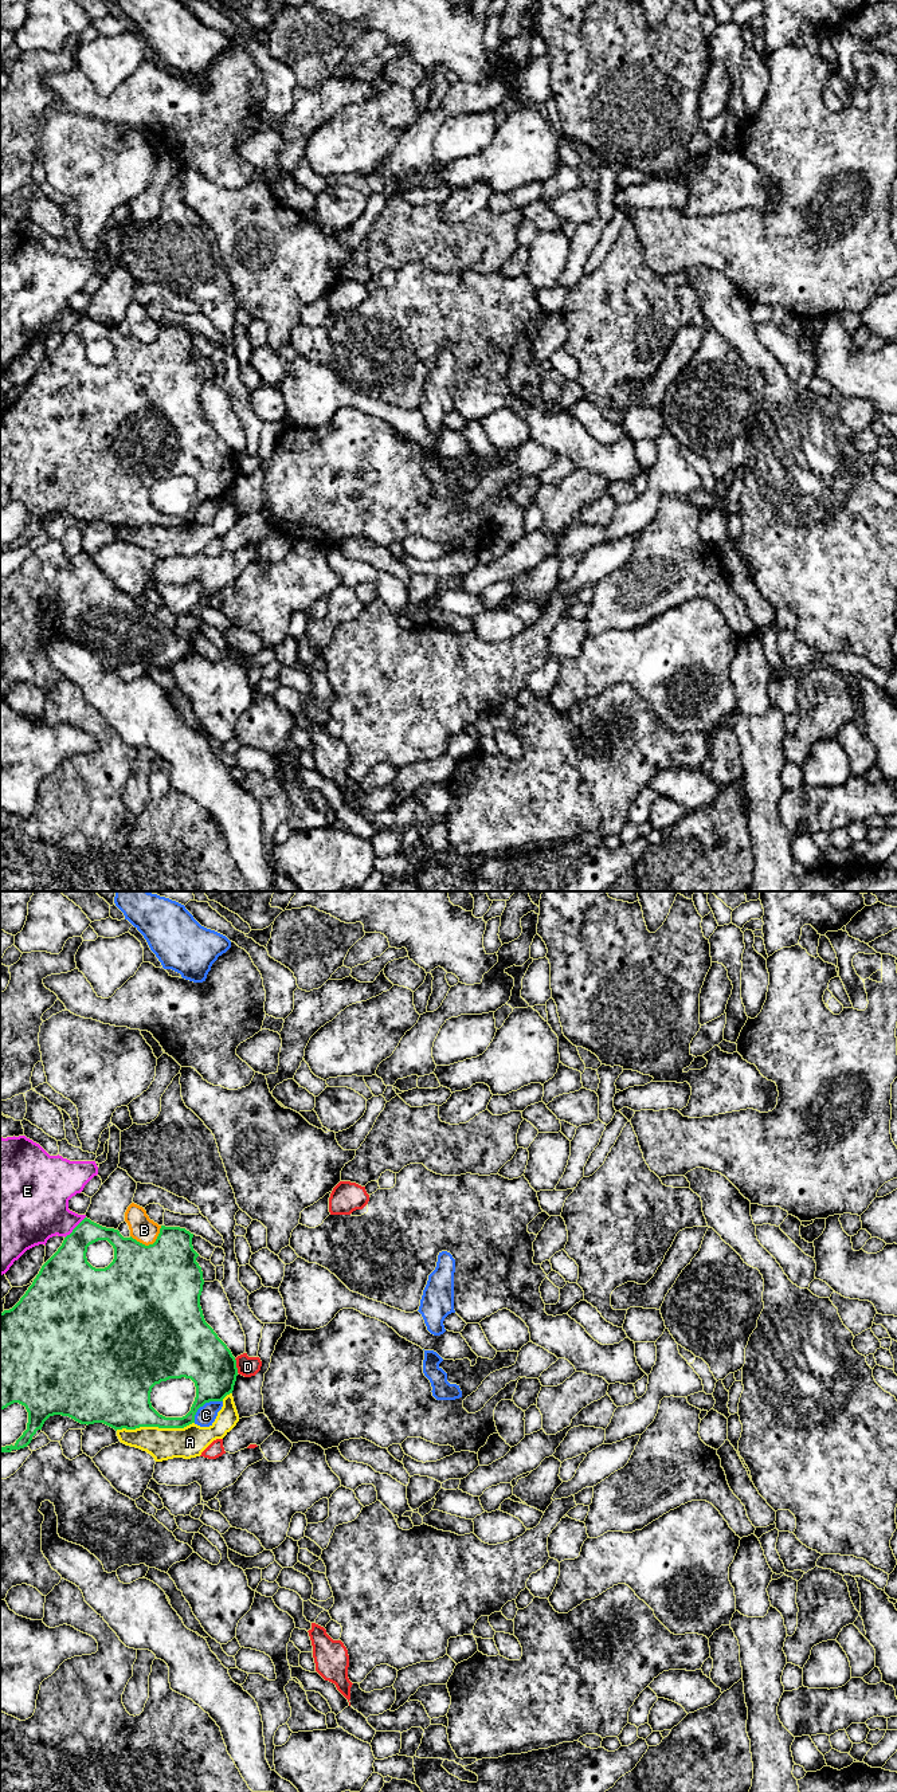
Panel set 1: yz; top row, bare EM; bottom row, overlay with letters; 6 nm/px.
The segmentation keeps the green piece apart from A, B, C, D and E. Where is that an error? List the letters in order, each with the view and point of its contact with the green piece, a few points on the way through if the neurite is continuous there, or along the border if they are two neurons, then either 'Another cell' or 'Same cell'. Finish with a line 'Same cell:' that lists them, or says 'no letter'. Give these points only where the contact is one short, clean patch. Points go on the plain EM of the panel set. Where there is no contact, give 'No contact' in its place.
A: Touches green at yz (155, 524). Another cell
B: Touches green at yz (149, 342). Another cell
C: Touches green at yz (203, 502). Another cell
D: Touches green at yz (235, 463). Boundary: yz (234, 457), (238, 470). Another cell
E: Touches green at yz (75, 325). Another cell
Same cell: no letter

